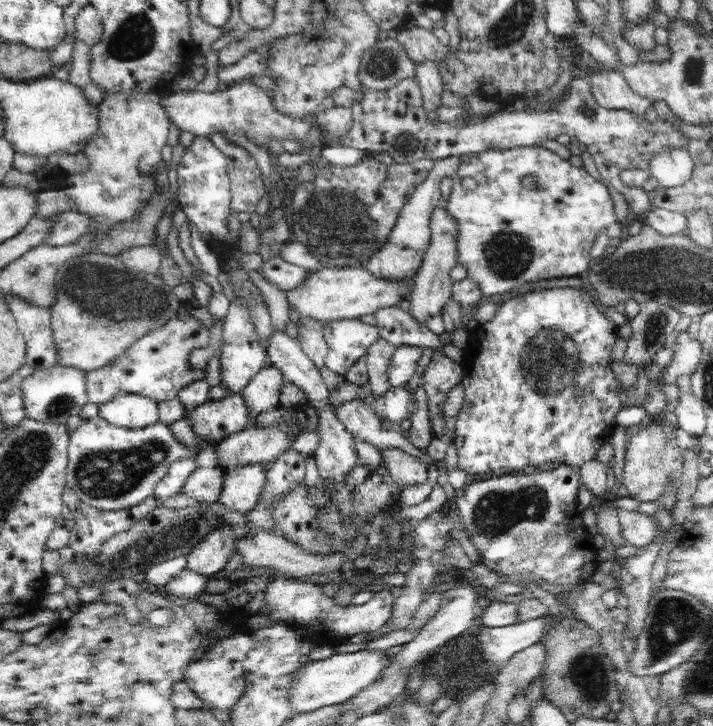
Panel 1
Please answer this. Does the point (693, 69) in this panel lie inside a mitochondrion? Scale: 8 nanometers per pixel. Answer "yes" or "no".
yes

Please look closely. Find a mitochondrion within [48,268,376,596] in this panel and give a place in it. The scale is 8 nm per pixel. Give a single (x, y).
(103, 474)

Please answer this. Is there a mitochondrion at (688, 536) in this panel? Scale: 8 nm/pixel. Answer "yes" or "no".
no

